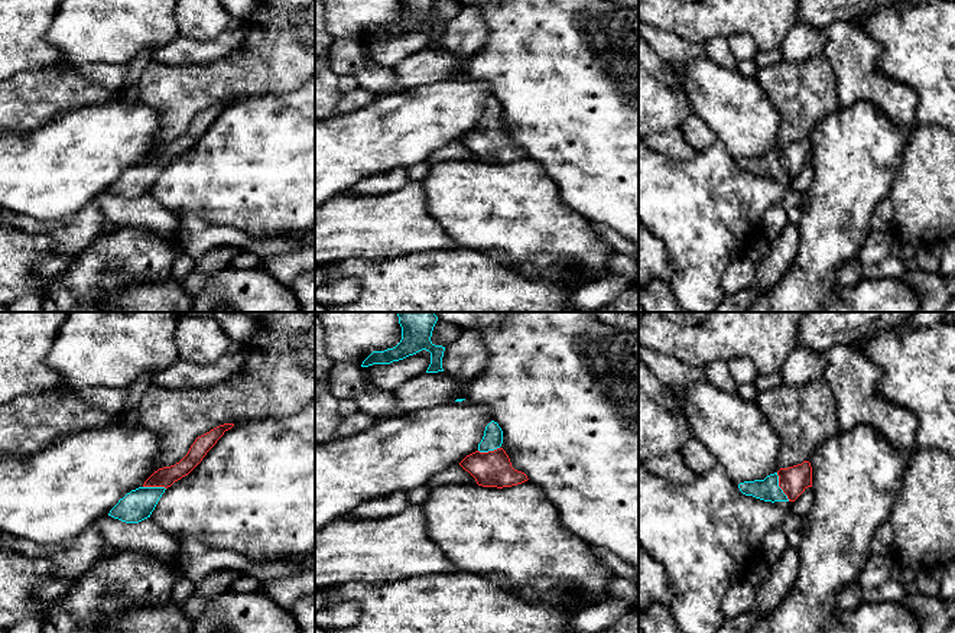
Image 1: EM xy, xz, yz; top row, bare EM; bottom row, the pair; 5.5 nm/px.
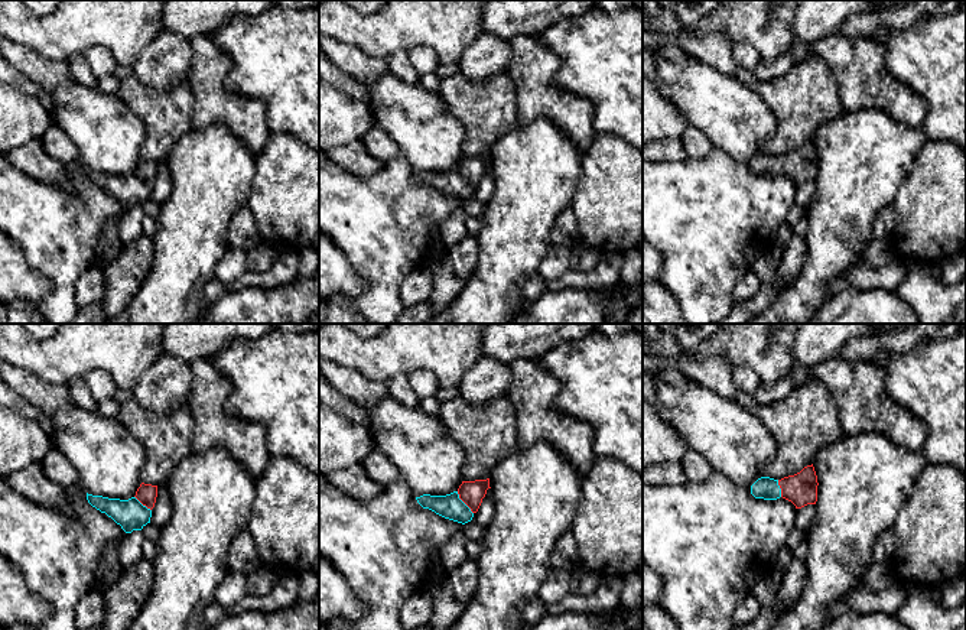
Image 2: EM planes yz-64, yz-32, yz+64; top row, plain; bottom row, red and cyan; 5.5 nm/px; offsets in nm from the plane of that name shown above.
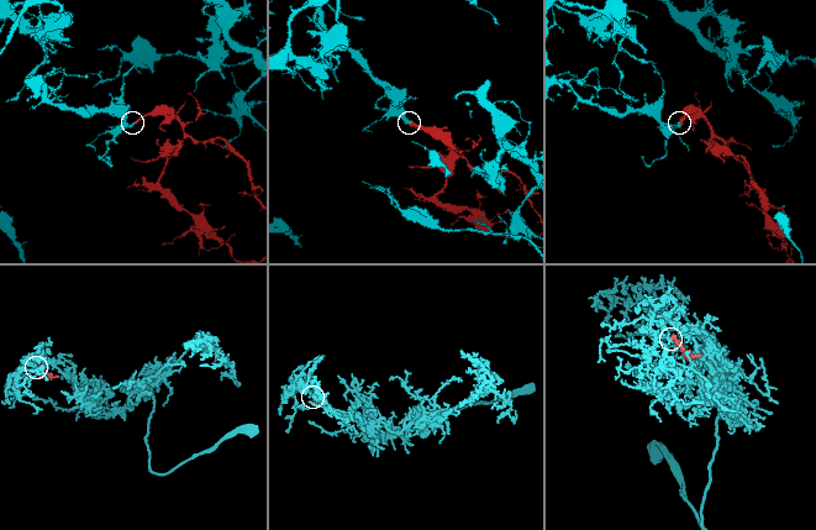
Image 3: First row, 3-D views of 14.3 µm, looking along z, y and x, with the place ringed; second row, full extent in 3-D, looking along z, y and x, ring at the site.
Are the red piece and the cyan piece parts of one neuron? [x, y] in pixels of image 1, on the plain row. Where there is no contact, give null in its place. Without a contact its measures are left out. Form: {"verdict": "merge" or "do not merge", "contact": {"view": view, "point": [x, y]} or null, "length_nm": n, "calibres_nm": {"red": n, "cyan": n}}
{"verdict": "merge", "contact": {"view": "yz", "point": [779, 162]}, "length_nm": 180, "calibres_nm": {"red": 160, "cyan": 120}}

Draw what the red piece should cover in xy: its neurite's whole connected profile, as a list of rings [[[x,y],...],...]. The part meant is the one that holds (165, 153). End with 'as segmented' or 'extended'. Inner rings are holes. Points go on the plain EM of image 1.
[[[234,100],[220,101],[209,108],[198,113],[188,130],[175,142],[155,147],[142,163],[131,166],[110,186],[108,192],[126,199],[139,199],[150,194],[159,175],[175,158],[188,152],[217,120],[225,107]]]; extended

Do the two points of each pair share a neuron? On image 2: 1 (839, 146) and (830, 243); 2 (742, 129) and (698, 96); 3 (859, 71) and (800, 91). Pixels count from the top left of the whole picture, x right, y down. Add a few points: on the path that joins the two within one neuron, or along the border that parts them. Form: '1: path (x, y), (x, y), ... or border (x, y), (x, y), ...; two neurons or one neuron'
1: path (839, 171), (839, 218); one neuron
2: path (731, 117), (709, 100); one neuron
3: border (816, 52), (829, 65), (845, 110); two neurons

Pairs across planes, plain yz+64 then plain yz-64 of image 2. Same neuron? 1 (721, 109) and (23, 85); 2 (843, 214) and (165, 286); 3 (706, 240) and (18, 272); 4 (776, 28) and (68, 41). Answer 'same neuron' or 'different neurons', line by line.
1: different neurons
2: same neuron
3: different neurons
4: same neuron

